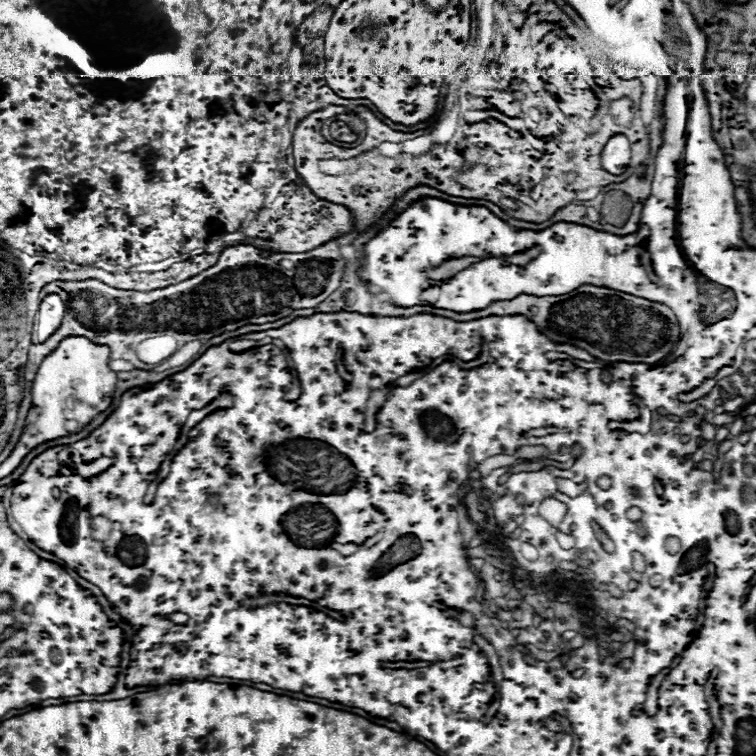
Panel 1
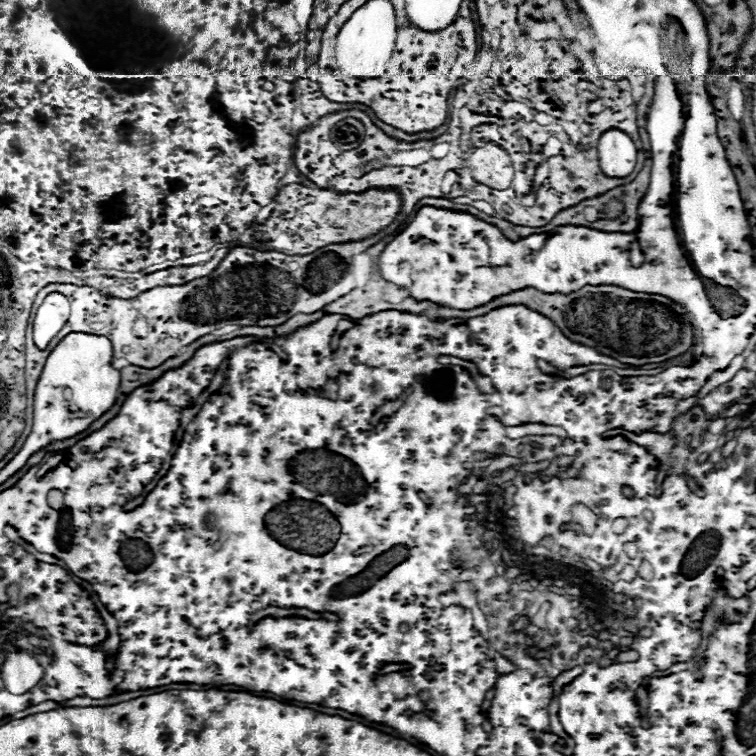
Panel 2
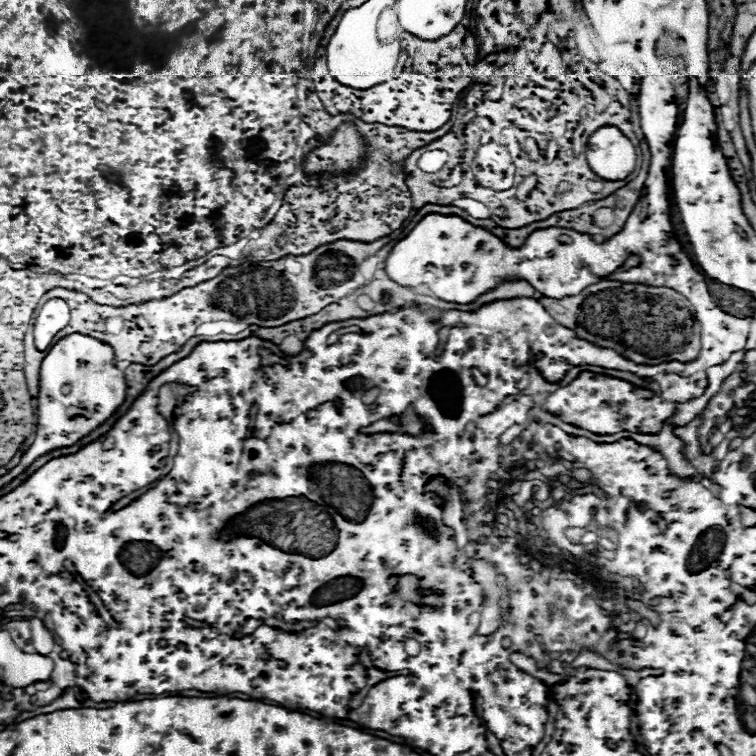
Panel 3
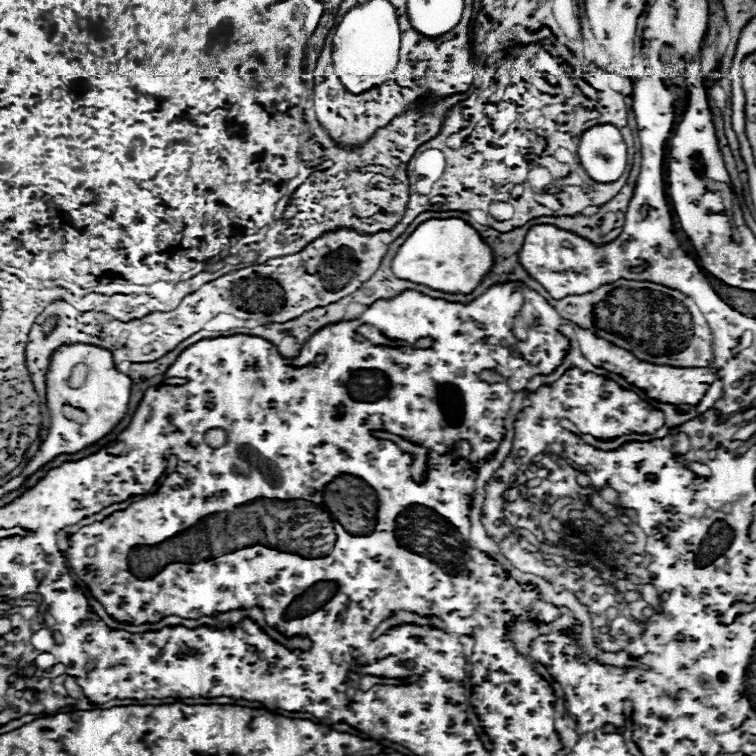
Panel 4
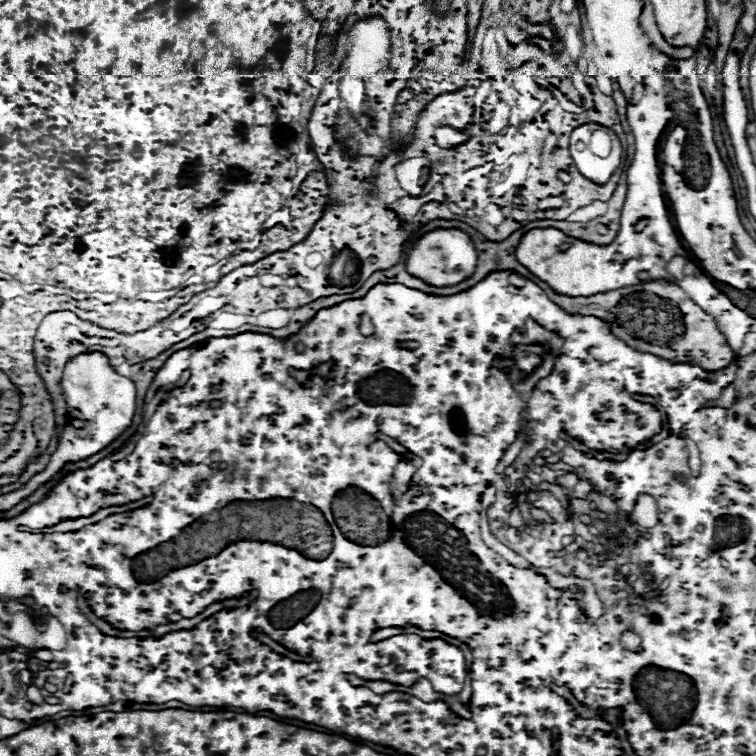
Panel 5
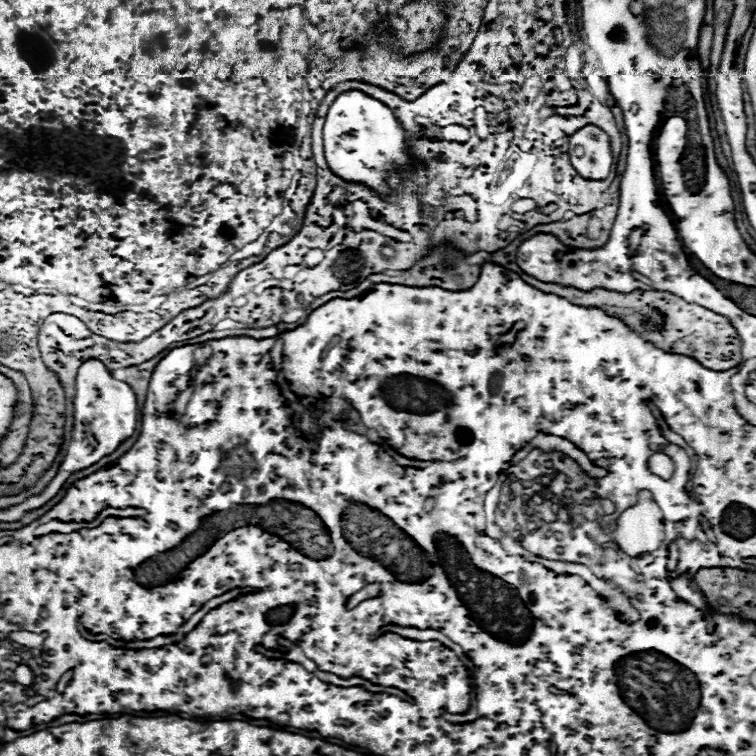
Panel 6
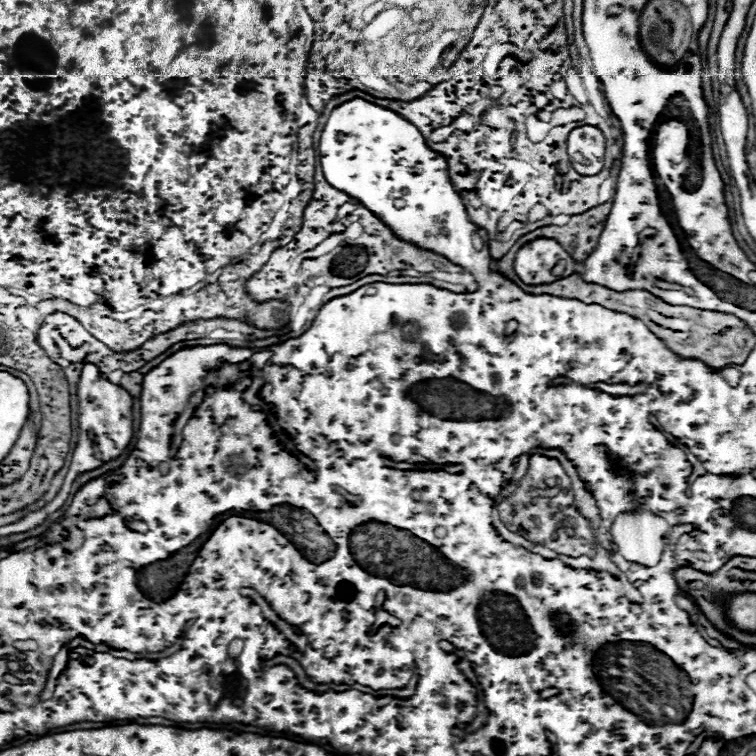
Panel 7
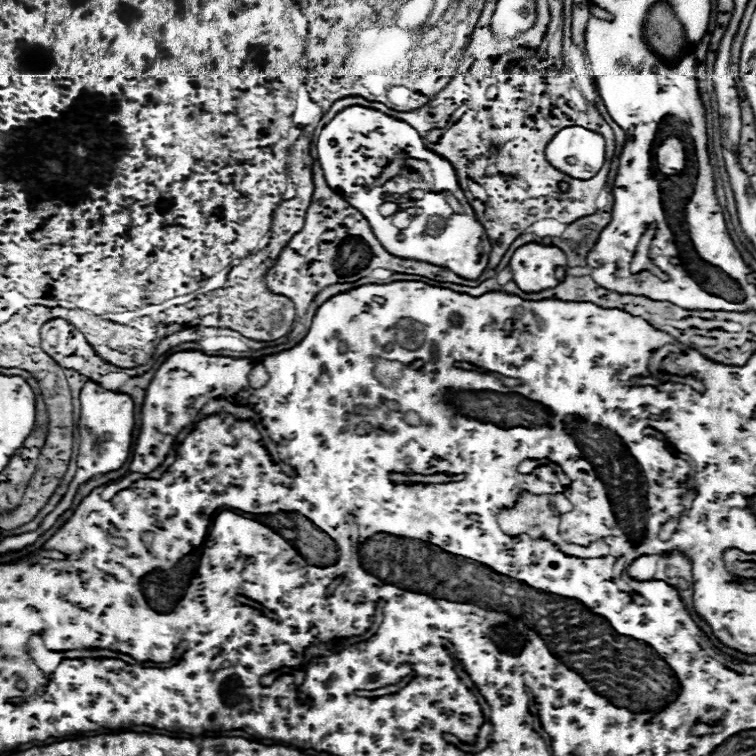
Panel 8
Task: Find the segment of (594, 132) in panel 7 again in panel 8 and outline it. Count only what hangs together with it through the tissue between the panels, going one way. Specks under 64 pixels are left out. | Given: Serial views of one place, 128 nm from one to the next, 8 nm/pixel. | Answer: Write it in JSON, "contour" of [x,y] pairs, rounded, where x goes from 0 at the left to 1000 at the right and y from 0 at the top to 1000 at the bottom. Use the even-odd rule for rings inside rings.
{"contour":[[[751,167],[735,175],[720,204],[735,225],[751,230],[754,235],[778,238],[796,222],[802,190],[791,175],[770,167]]]}

